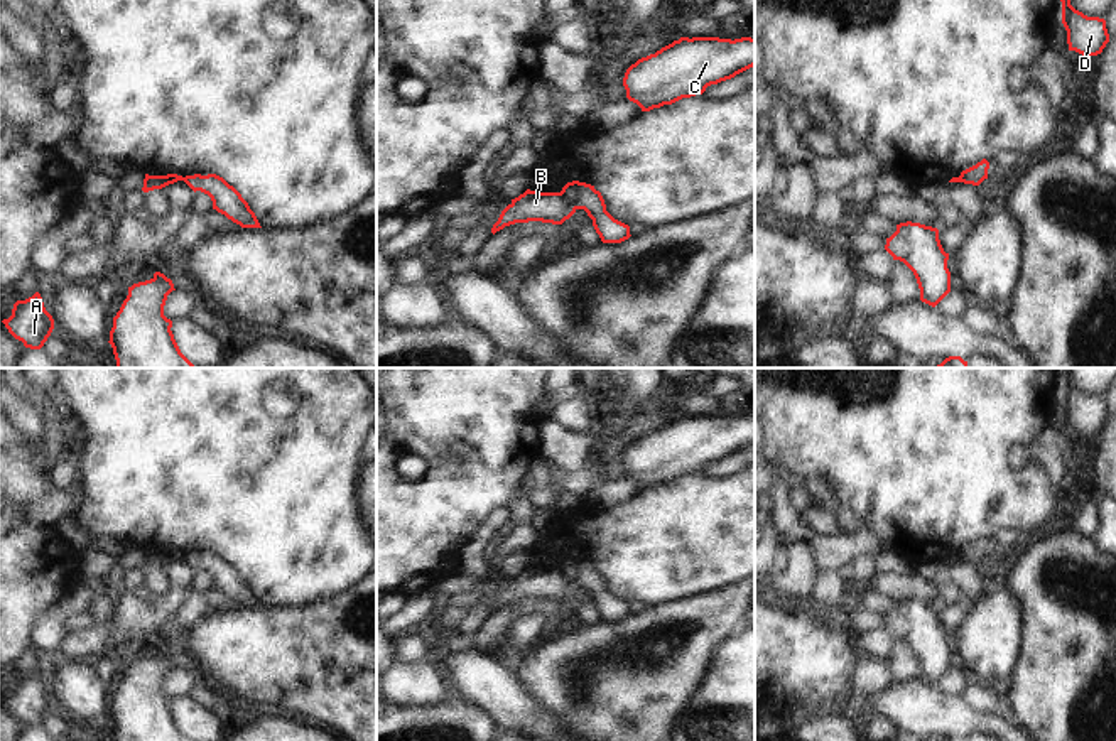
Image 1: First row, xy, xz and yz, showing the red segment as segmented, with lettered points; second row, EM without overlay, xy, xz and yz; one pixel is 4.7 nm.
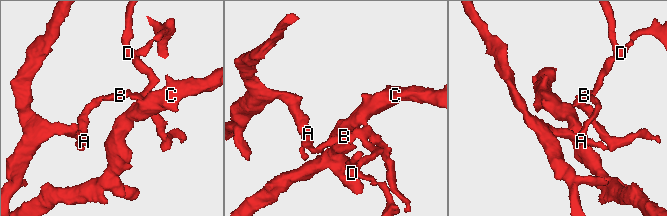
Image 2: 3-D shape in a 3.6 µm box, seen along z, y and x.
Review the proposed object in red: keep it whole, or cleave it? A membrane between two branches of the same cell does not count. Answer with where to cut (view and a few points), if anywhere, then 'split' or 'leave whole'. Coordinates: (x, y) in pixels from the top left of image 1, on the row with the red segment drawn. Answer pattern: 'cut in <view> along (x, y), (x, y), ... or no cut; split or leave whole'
cut in xz along (561, 191), (573, 203), (574, 210); split

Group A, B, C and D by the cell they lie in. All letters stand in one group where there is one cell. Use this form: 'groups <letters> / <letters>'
groups A B / C D

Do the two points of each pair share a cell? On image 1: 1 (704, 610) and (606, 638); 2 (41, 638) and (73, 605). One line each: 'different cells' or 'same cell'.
1: same cell
2: same cell

